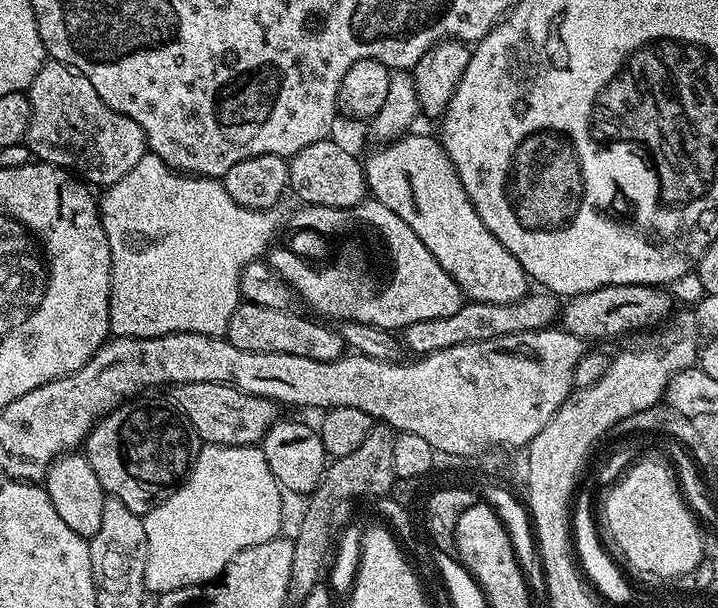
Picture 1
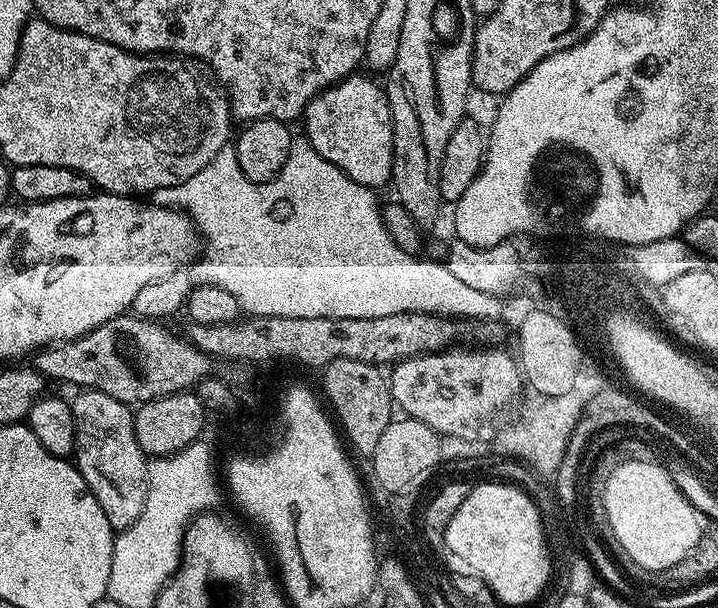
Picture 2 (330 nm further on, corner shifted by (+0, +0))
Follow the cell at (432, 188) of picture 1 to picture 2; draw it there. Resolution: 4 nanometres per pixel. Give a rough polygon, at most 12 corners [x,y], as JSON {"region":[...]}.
{"region":[[371,75],[308,103],[303,135],[380,190],[392,179],[392,111]]}

